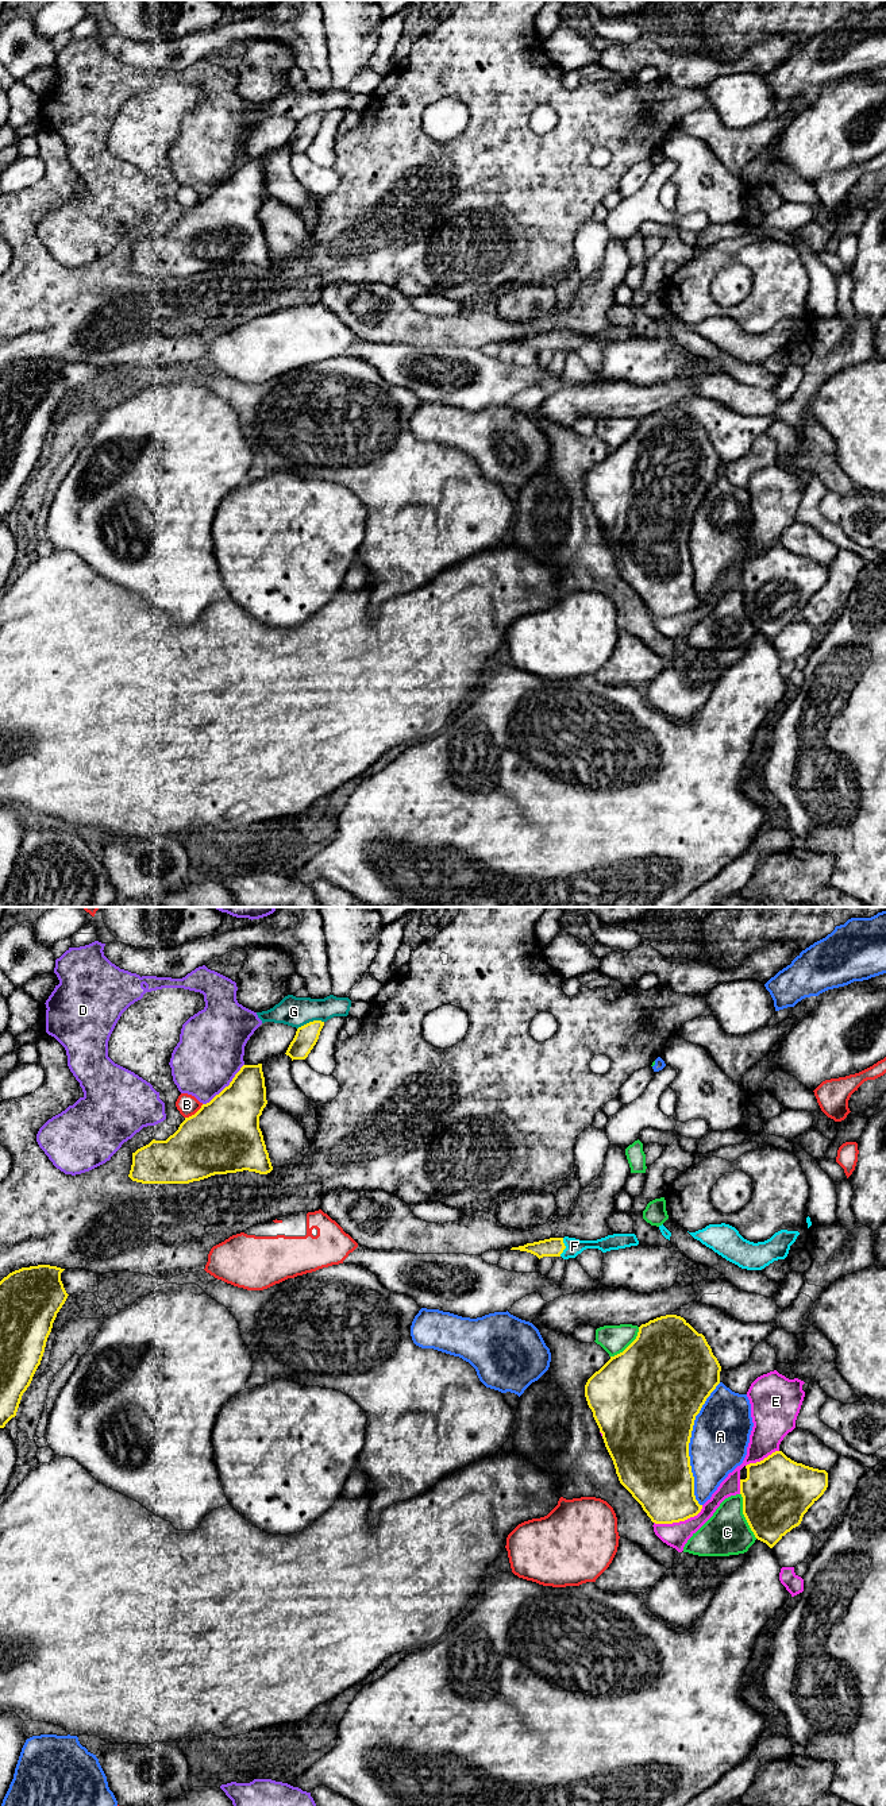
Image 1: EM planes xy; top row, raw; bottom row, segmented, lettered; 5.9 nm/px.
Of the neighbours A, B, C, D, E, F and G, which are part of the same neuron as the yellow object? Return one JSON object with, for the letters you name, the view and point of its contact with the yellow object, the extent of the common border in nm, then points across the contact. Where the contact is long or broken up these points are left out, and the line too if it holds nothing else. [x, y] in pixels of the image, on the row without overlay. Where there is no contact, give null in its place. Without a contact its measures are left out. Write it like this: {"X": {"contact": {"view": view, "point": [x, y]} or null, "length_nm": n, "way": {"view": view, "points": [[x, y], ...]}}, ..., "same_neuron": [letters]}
{"F": {"contact": {"view": "xy", "point": [565, 340]}, "length_nm": 110, "way": {"view": "xy", "points": [[554, 339], [565, 340], [574, 339]]}}, "same_neuron": ["F"]}

